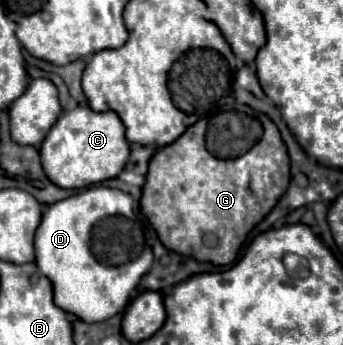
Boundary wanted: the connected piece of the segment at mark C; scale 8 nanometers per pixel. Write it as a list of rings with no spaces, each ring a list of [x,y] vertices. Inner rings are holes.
[[[76,107],[58,117],[58,123],[46,135],[40,157],[46,177],[62,189],[82,189],[92,183],[114,179],[126,165],[130,145],[124,137],[122,121],[114,111],[96,113],[90,107]]]

